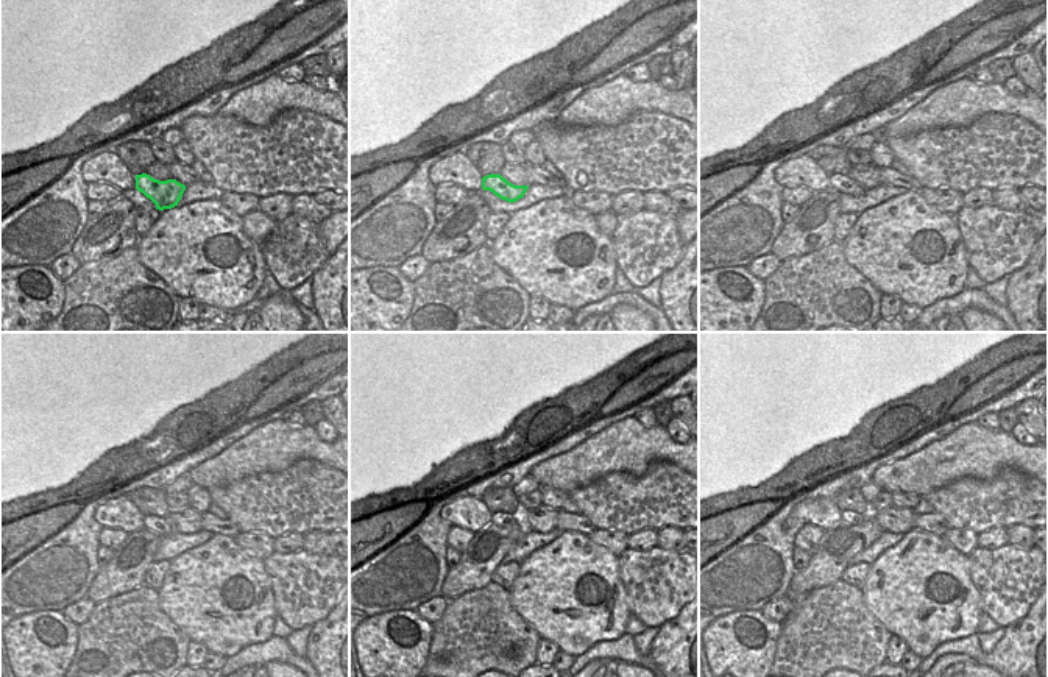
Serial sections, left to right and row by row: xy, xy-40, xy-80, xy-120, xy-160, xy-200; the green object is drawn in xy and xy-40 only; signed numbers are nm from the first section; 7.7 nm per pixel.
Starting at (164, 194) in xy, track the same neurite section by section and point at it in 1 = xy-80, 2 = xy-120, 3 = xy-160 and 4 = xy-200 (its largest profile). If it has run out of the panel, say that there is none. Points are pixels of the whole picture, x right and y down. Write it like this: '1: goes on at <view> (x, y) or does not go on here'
1: goes on at xy-80 (842, 183)
2: goes on at xy-120 (158, 524)
3: goes on at xy-160 (499, 518)
4: goes on at xy-200 (850, 518)

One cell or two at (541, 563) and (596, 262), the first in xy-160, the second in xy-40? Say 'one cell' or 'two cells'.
one cell

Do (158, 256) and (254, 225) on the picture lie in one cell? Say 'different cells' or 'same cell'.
different cells

